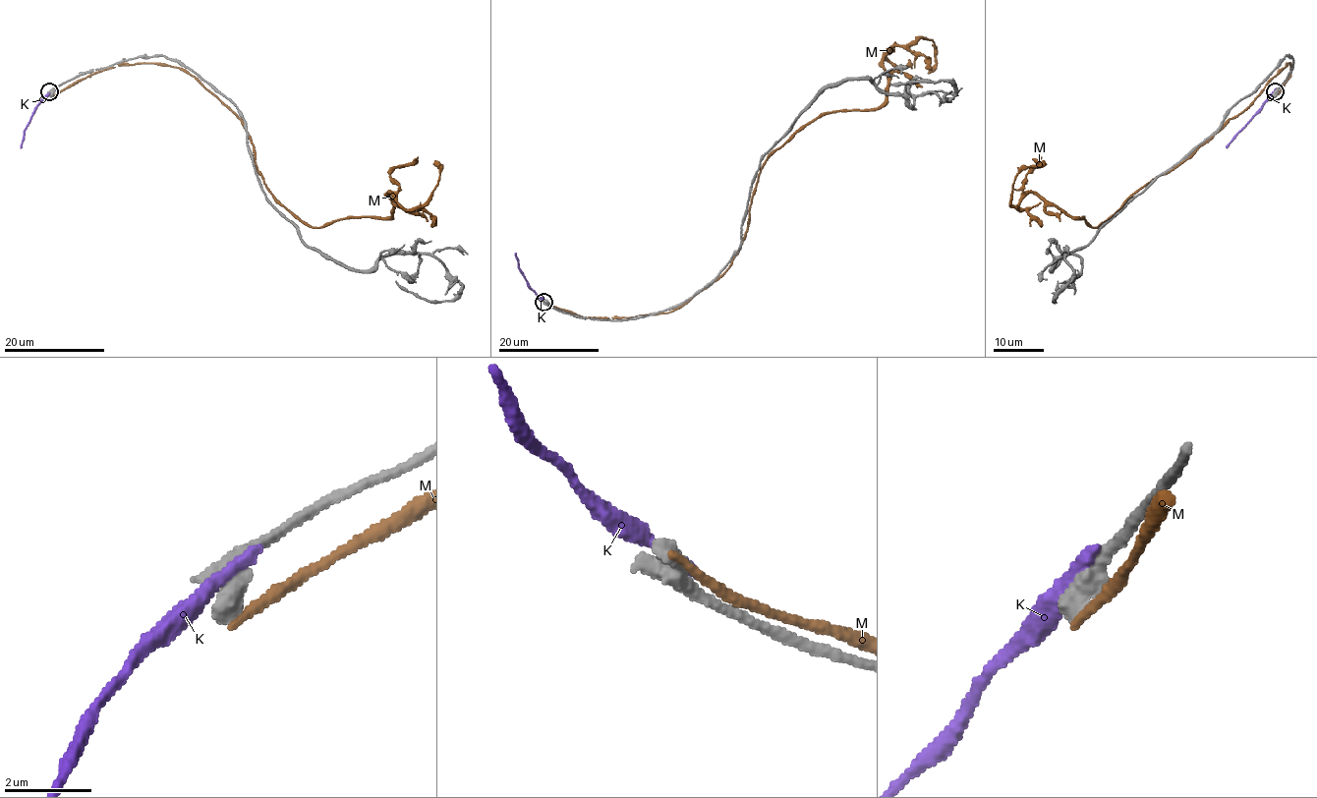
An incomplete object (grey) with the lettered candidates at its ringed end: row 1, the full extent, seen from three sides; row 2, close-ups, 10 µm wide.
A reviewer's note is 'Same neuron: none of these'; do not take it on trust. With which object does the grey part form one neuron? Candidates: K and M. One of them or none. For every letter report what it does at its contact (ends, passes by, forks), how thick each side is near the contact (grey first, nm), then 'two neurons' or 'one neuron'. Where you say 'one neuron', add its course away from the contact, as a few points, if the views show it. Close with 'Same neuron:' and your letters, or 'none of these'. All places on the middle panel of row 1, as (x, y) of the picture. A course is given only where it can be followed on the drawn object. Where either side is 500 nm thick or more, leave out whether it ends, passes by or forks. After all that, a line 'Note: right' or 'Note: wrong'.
K: 750 nm thick on the grey side, 360 nm on the other; two neurons
M: 600 nm thick on the grey side, 200 nm on the other; two neurons
Same neuron: none of these
Note: right

